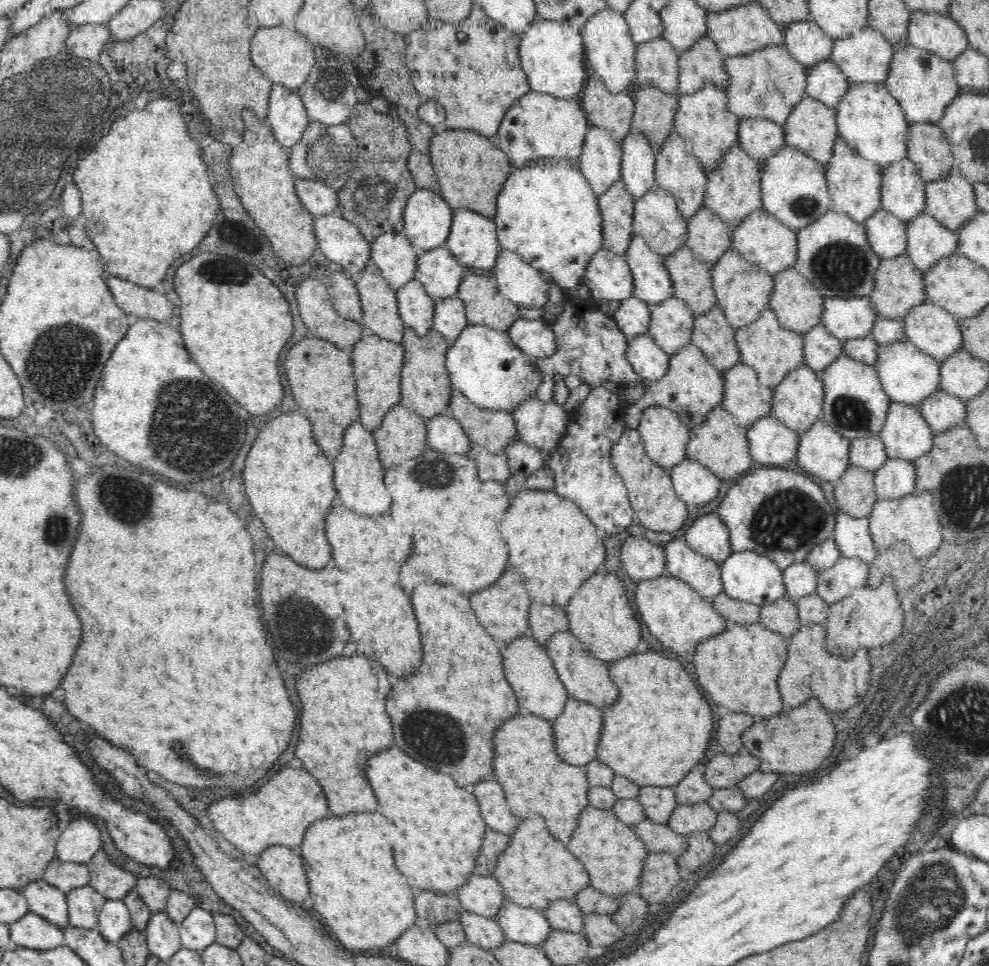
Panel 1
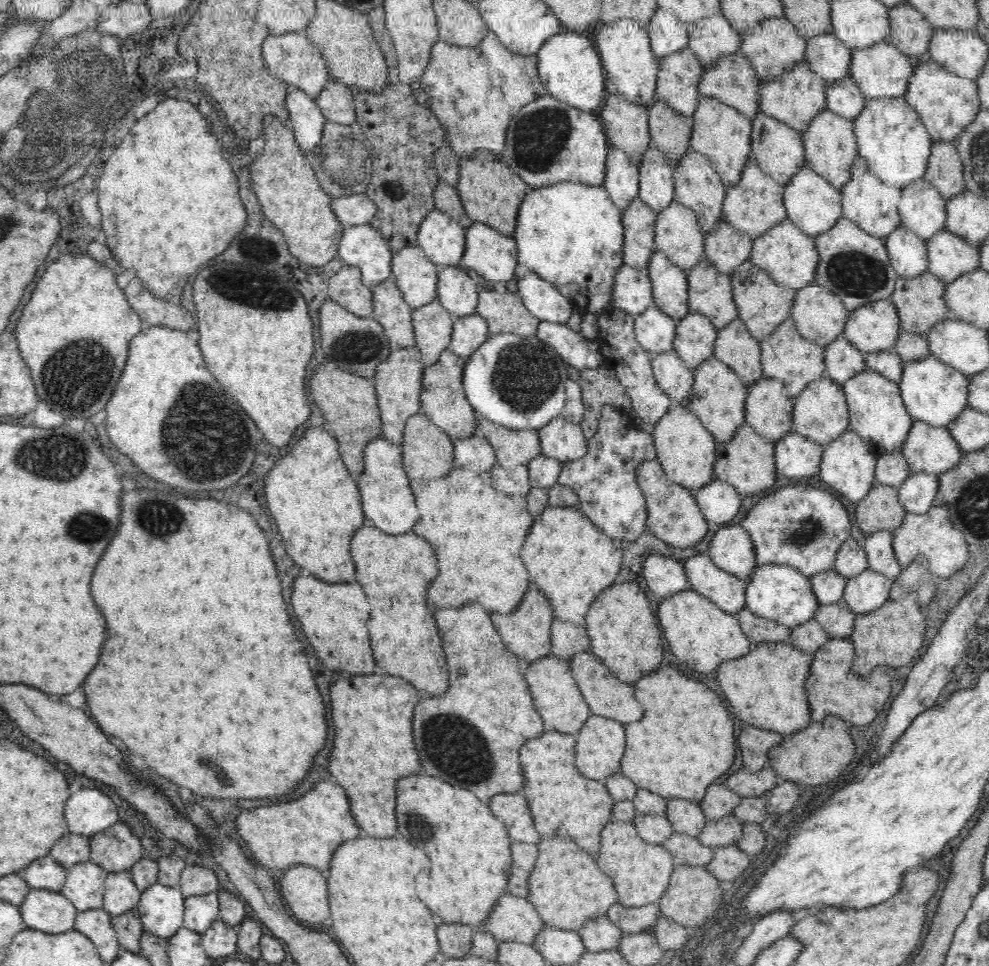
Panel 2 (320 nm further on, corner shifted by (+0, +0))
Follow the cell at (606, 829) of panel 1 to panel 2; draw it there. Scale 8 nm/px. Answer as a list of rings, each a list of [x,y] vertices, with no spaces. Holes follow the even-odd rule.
[[[618,820],[608,822],[601,830],[597,865],[613,881],[619,903],[627,907],[643,907],[660,900],[669,885],[675,858],[663,845],[646,842],[632,823]]]

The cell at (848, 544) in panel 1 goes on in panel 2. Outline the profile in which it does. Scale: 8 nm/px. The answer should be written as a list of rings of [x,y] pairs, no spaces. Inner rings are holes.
[[[883,530],[866,535],[863,549],[865,556],[868,557],[870,569],[887,576],[892,581],[900,576],[902,567],[893,552],[893,533]]]

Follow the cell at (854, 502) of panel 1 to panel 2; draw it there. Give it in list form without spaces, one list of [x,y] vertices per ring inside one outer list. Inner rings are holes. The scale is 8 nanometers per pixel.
[[[877,483],[855,506],[856,524],[866,535],[883,530],[894,532],[907,513],[899,501],[898,488]]]

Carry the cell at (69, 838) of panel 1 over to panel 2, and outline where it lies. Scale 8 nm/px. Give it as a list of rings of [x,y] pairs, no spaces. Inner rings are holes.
[[[82,788],[72,791],[64,814],[69,832],[91,838],[120,818],[116,803],[101,790]]]

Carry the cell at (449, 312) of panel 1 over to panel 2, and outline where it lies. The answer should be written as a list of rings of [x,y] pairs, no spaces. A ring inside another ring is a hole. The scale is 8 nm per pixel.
[[[477,312],[453,321],[453,331],[449,349],[468,360],[471,354],[491,336],[489,324]]]

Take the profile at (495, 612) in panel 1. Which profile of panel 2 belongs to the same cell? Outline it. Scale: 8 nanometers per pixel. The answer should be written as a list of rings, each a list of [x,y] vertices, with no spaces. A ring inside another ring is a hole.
[[[534,586],[528,588],[528,592],[524,596],[524,602],[520,604],[520,608],[516,612],[508,613],[506,616],[490,615],[502,642],[524,664],[552,655],[551,626],[555,616],[552,614],[552,608],[548,606],[548,600],[544,598],[544,594],[540,594],[540,590],[536,590]]]

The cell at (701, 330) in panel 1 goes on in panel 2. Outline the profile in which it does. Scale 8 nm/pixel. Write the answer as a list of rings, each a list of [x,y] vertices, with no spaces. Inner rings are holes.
[[[740,318],[717,329],[713,354],[743,379],[747,386],[763,377],[760,342]]]

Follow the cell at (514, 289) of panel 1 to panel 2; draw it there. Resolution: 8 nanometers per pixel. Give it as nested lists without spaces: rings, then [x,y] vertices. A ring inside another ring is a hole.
[[[530,273],[518,281],[518,291],[525,307],[541,321],[566,325],[572,316],[574,303],[551,282]]]

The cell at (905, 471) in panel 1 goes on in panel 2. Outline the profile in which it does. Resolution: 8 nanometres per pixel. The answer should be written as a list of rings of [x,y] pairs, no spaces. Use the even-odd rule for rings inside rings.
[[[914,473],[898,488],[899,501],[908,513],[924,515],[935,506],[934,499],[940,490],[935,474]]]

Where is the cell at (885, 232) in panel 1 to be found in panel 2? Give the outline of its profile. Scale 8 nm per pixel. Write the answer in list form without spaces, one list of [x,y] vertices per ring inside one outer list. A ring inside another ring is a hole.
[[[904,226],[894,229],[884,239],[889,261],[899,276],[919,277],[928,272],[929,260],[926,240]]]

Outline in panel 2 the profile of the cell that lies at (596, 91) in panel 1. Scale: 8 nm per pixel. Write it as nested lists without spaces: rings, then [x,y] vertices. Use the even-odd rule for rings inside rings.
[[[620,93],[607,95],[606,104],[599,114],[608,144],[623,150],[636,165],[640,164],[643,154],[652,146],[648,116],[647,106],[632,104]]]

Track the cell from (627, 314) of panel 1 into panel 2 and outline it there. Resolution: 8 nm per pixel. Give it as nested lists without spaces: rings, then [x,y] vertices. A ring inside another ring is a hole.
[[[654,305],[635,317],[635,337],[653,355],[672,351],[676,321]]]

